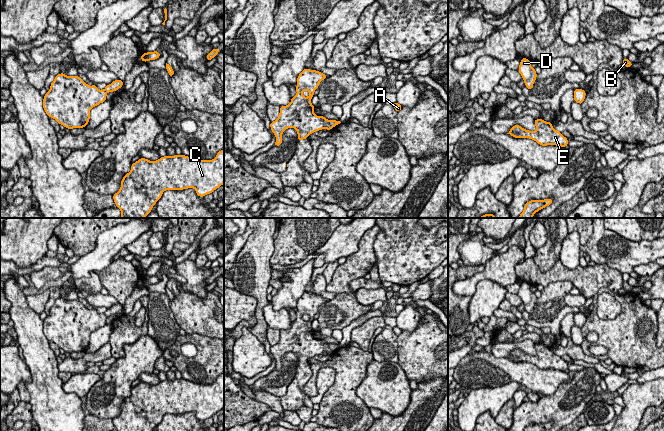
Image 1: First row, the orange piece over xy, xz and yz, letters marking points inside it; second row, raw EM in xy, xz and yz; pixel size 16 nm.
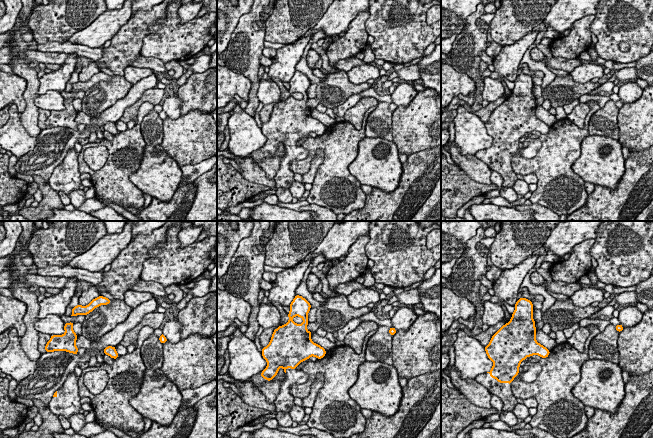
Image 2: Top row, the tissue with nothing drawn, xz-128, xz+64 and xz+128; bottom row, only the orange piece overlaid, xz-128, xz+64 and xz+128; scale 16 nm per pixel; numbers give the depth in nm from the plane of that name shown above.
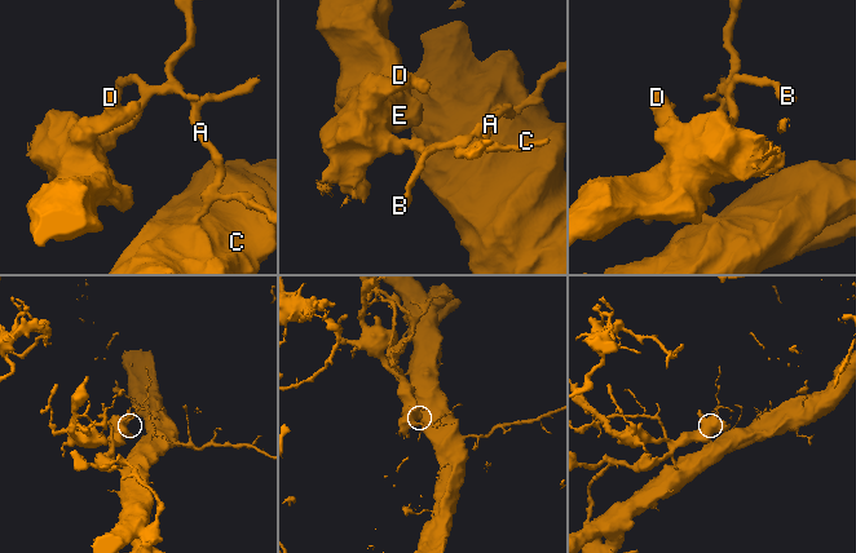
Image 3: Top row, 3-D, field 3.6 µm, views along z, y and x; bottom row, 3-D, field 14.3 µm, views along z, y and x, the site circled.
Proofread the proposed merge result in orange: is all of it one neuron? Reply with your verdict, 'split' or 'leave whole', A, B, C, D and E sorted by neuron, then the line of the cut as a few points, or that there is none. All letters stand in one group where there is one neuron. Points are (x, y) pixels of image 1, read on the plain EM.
split | A B C / D E | xy (104, 313), (106, 316)

